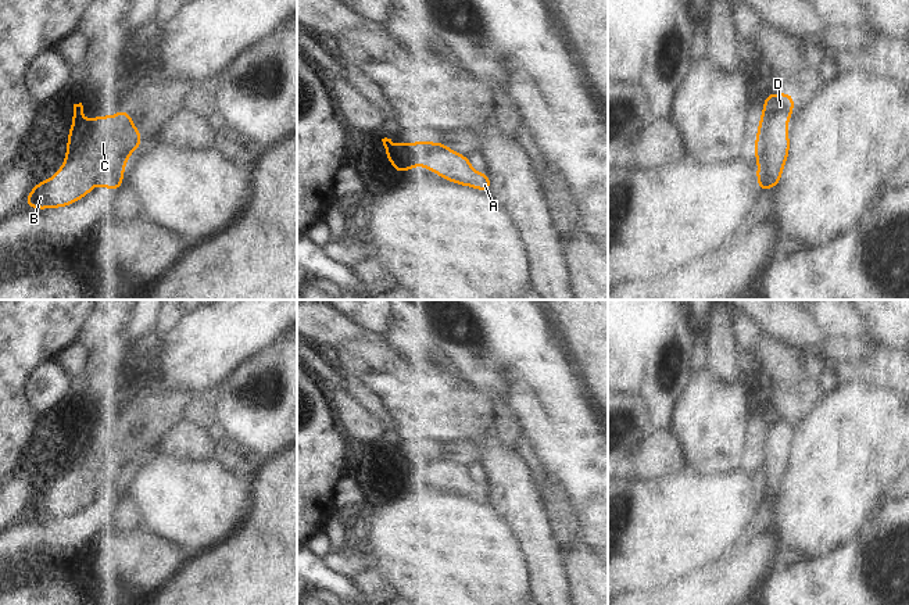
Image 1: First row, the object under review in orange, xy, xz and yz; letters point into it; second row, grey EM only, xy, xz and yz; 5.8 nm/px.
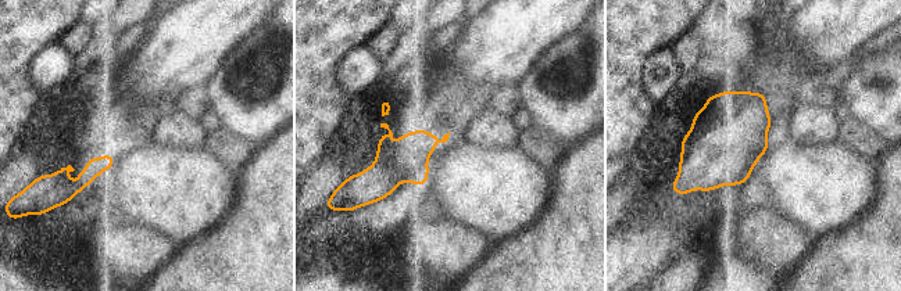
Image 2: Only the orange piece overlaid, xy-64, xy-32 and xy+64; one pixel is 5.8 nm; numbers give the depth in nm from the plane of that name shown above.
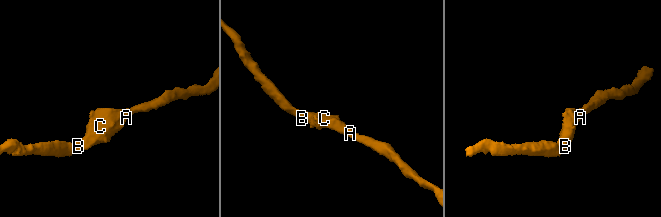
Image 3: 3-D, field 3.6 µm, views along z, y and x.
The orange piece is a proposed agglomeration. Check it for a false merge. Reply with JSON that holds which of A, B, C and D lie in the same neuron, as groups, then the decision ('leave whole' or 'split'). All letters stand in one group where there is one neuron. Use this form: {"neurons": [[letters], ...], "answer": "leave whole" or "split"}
{"neurons": [["A", "B", "C", "D"]], "answer": "leave whole"}

